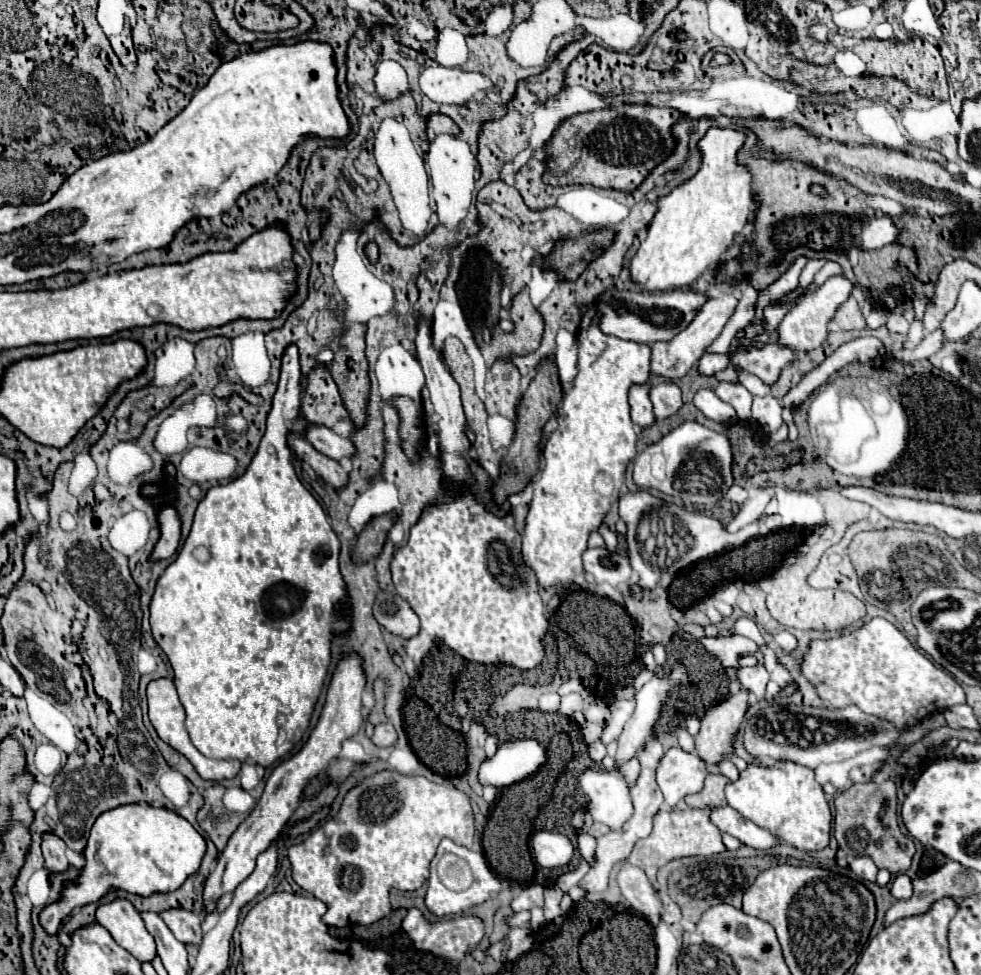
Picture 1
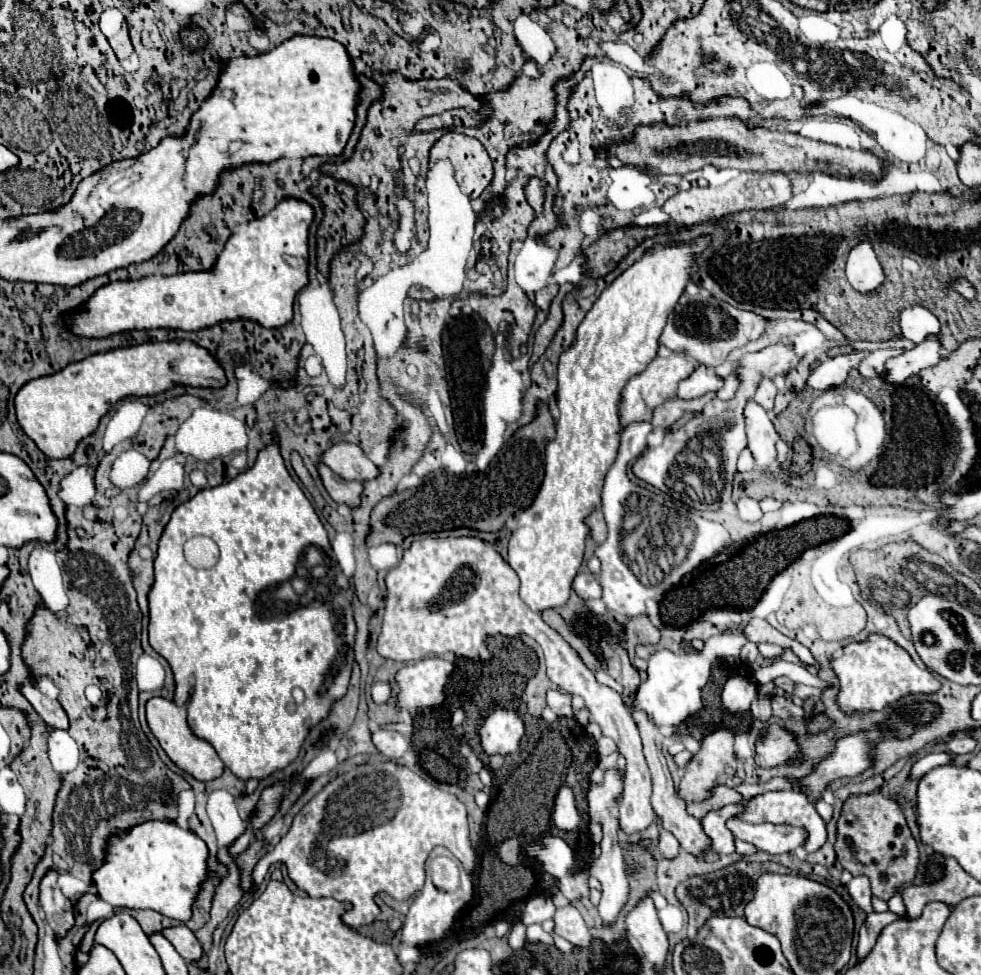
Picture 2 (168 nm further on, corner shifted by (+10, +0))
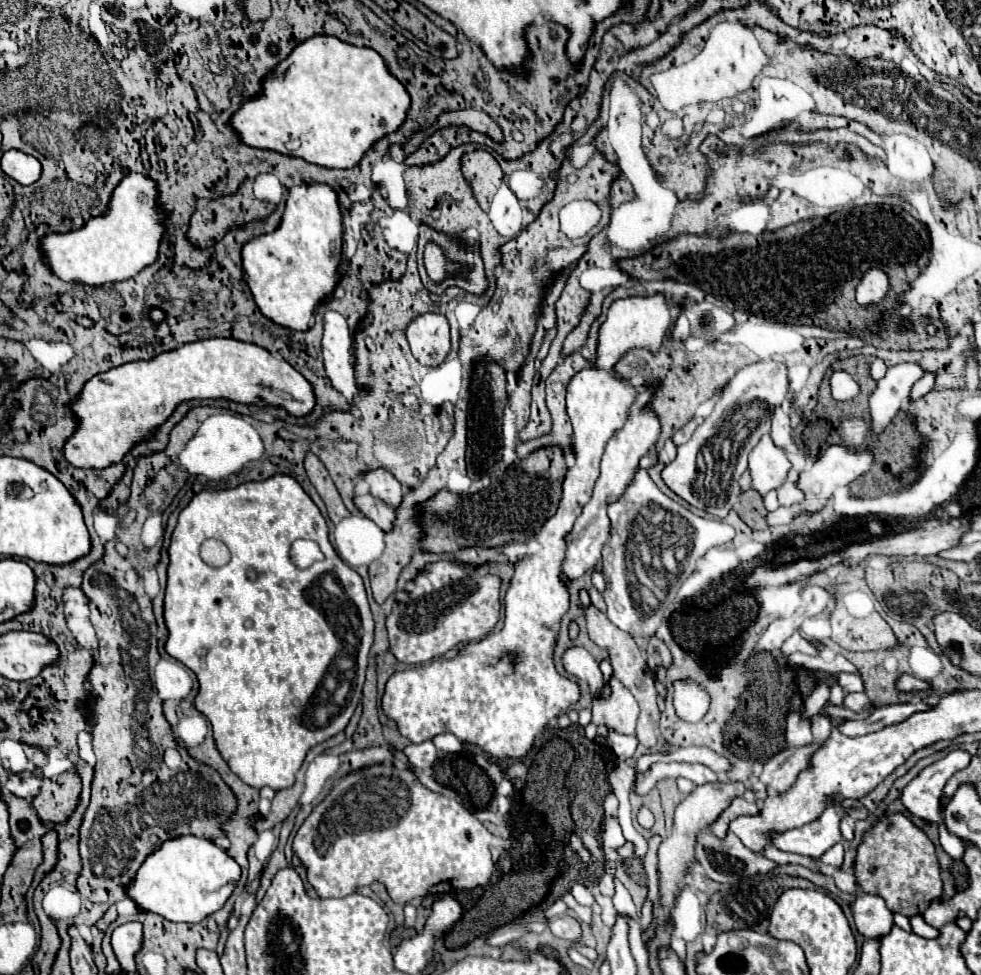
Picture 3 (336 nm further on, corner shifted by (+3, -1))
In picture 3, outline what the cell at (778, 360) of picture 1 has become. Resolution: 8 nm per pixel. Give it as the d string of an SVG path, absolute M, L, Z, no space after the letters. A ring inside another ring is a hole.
M775 406L773 412L771 412L771 438L781 448L789 448L791 446L789 416L781 410L781 406Z

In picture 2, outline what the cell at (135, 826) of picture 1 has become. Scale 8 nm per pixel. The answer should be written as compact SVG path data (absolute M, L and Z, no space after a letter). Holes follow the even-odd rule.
M146 821L142 825L136 825L132 831L114 835L110 839L108 859L98 871L94 871L92 879L98 887L98 897L114 907L152 909L164 917L186 923L192 917L192 905L200 893L200 887L208 879L208 847L196 833L184 831L176 823Z

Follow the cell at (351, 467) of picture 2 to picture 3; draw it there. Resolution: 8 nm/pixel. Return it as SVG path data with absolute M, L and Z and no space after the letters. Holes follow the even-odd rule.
M371 468L371 470L363 472L361 478L365 478L369 492L375 498L381 498L393 506L397 506L401 502L403 488L401 488L399 480L395 480L395 476L391 472L387 472L385 468Z

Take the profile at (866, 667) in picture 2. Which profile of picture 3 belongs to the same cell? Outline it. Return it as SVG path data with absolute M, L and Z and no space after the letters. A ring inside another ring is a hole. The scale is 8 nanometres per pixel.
M901 674L895 682L897 690L899 692L919 692L919 690L929 690L931 684L921 680L921 678L915 678L913 674Z

